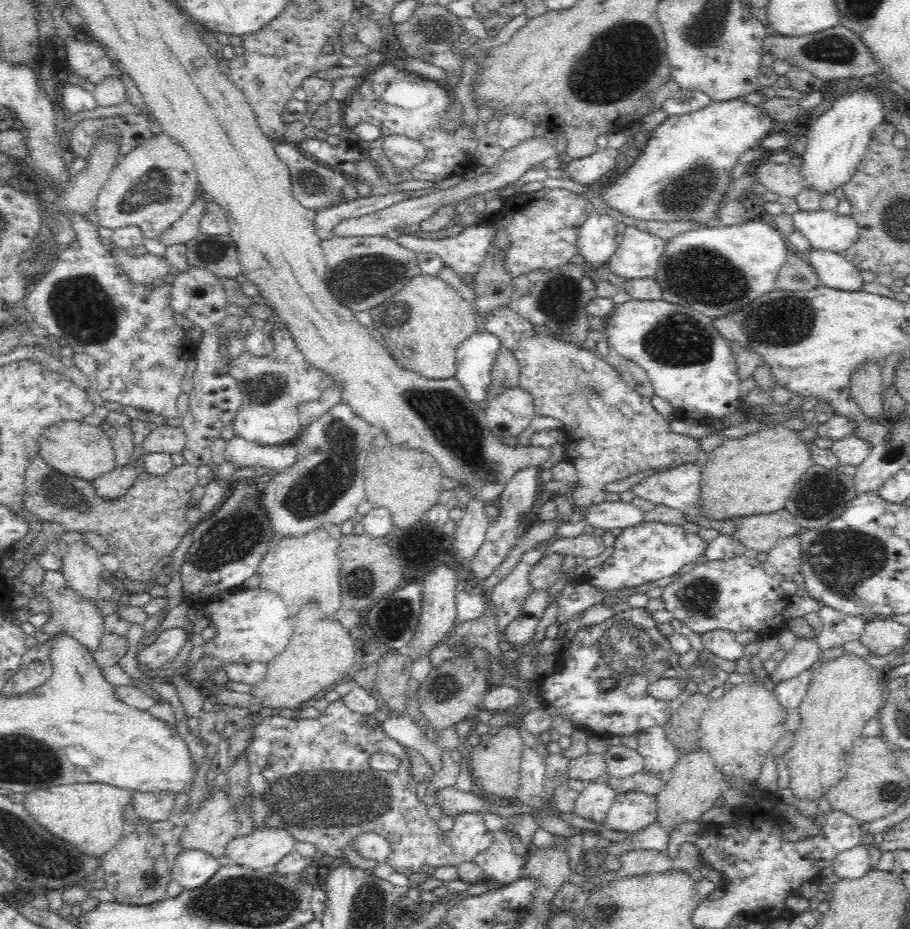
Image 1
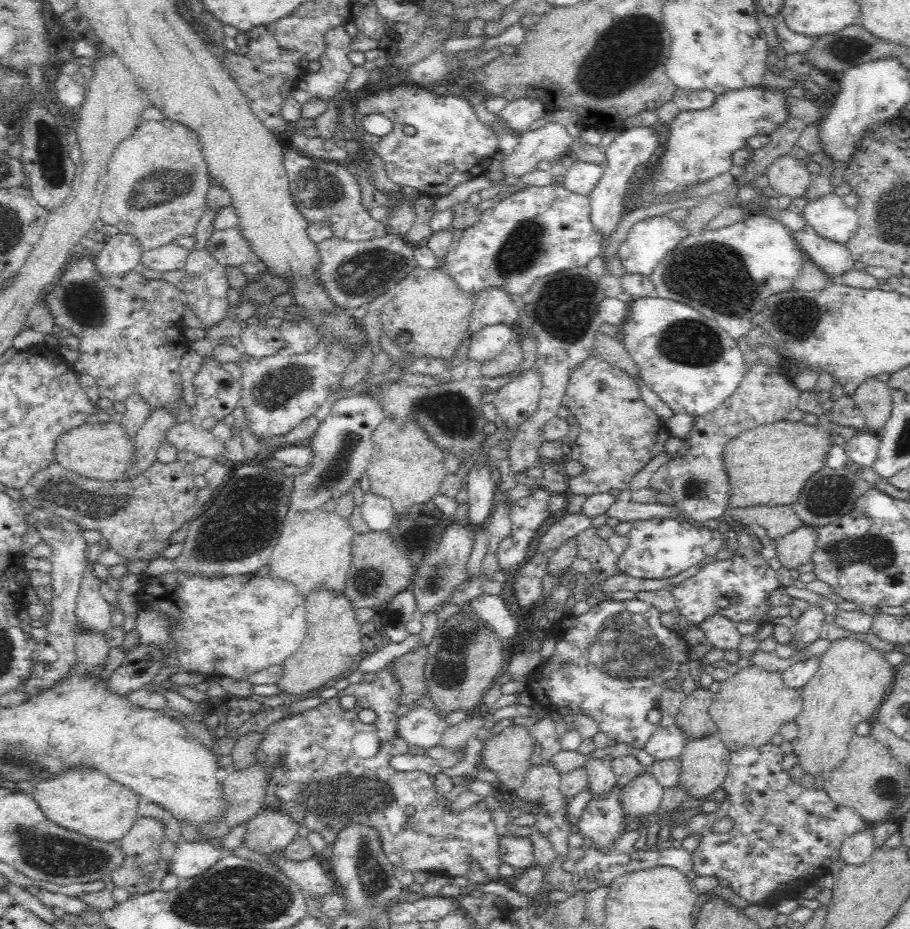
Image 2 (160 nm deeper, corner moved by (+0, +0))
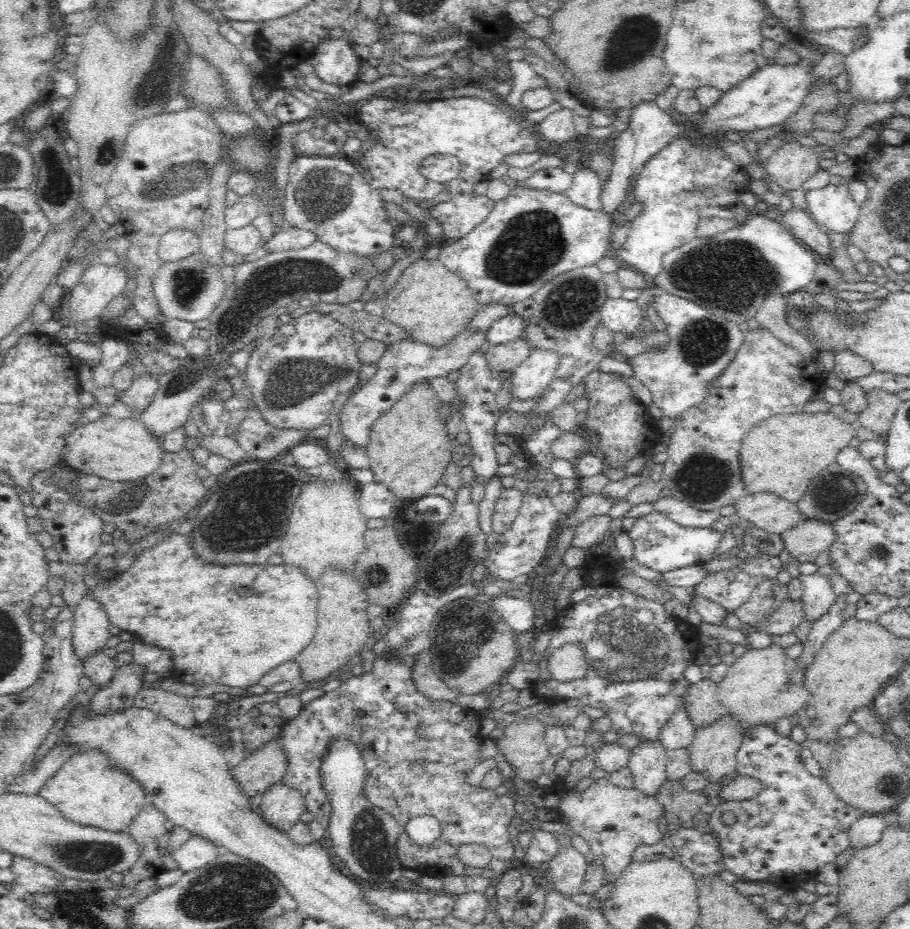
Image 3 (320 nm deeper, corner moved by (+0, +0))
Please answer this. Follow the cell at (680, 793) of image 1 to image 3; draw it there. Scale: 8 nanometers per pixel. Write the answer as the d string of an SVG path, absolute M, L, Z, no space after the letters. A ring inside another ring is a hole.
M731 713L718 720L696 729L694 740L687 747L692 770L702 772L709 782L716 782L726 774L735 775L737 767L736 753L744 740L746 728Z

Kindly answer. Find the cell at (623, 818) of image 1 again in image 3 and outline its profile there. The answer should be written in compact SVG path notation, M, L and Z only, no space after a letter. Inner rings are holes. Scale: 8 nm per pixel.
M646 740L632 748L627 767L633 774L636 791L655 797L667 779L667 748L661 742Z

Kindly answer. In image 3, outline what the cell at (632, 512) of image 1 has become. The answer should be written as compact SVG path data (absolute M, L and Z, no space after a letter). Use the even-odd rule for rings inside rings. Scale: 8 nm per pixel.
M663 496L654 503L654 509L664 513L676 524L691 528L713 528L722 517L720 510L698 510L672 496Z

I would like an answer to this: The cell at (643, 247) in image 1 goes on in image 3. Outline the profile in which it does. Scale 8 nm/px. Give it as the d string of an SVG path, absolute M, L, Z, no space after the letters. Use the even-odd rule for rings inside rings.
M684 136L673 138L645 162L631 186L632 195L642 204L642 210L629 222L631 227L625 243L618 248L612 248L610 254L620 264L636 269L650 282L653 281L663 269L664 254L695 237L698 223L702 219L699 210L708 207L736 206L740 193L750 190L748 187L750 182L751 178L744 168L736 166L718 144L700 146L692 138Z

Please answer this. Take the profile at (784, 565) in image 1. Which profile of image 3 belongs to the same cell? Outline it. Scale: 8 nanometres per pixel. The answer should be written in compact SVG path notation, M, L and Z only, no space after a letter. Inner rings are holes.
M807 519L786 530L781 538L792 557L800 563L814 562L820 553L828 551L836 542L833 524Z

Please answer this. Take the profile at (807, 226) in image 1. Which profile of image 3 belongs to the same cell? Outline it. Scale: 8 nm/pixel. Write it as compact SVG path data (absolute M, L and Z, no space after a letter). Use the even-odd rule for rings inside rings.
M848 182L809 190L805 197L809 213L822 228L846 235L854 228L860 204L850 195Z

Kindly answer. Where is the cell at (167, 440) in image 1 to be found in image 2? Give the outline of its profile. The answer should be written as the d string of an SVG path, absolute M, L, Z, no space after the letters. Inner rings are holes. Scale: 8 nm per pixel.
M189 419L176 423L170 428L166 441L179 451L188 450L197 456L208 456L214 460L221 460L226 450L226 442L216 439L210 431L194 426Z

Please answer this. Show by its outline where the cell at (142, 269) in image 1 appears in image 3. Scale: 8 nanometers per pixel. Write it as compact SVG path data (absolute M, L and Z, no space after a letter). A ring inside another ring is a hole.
M170 228L158 238L157 254L161 262L174 262L192 256L200 245L200 237L191 228Z

